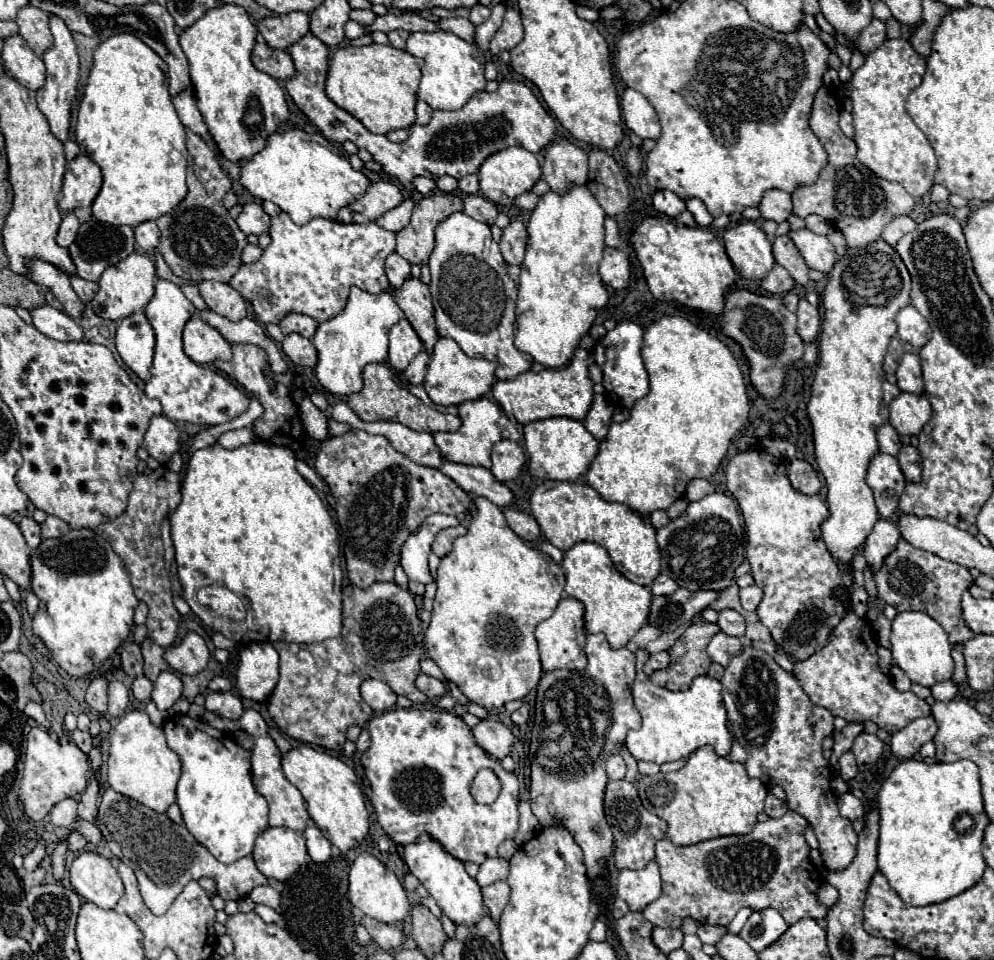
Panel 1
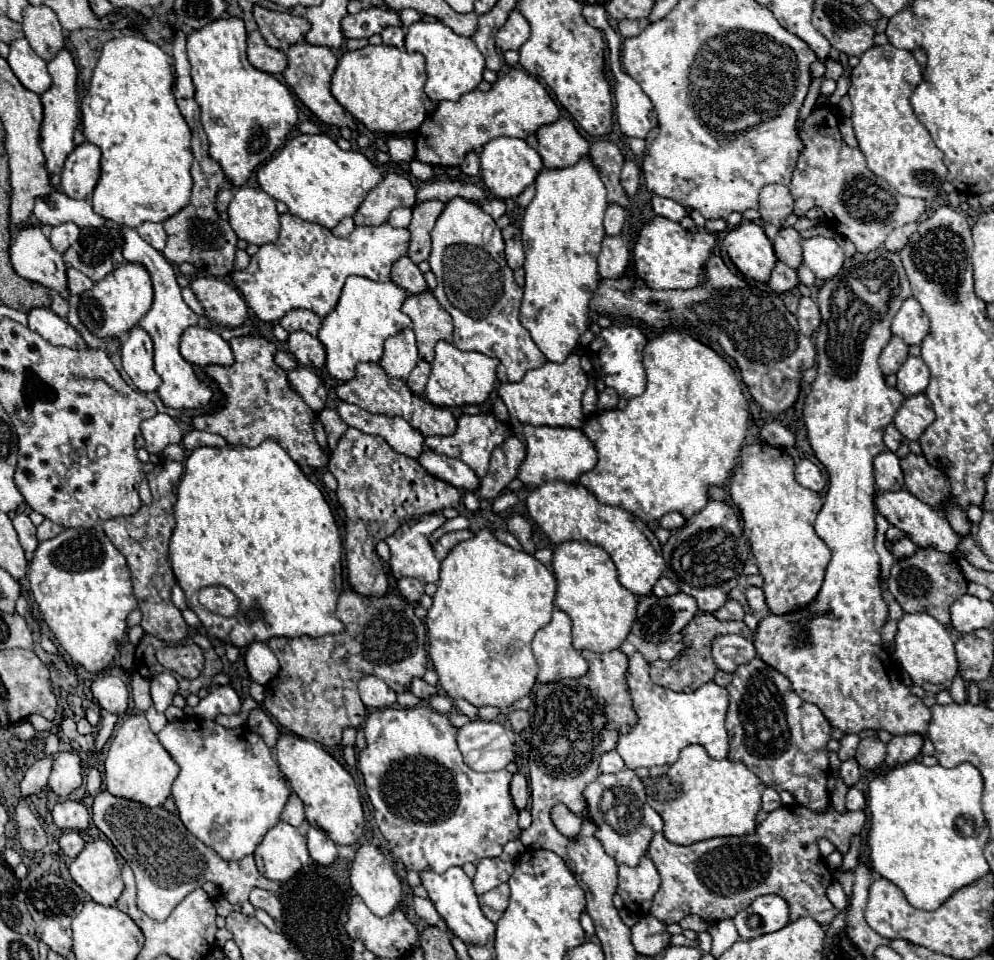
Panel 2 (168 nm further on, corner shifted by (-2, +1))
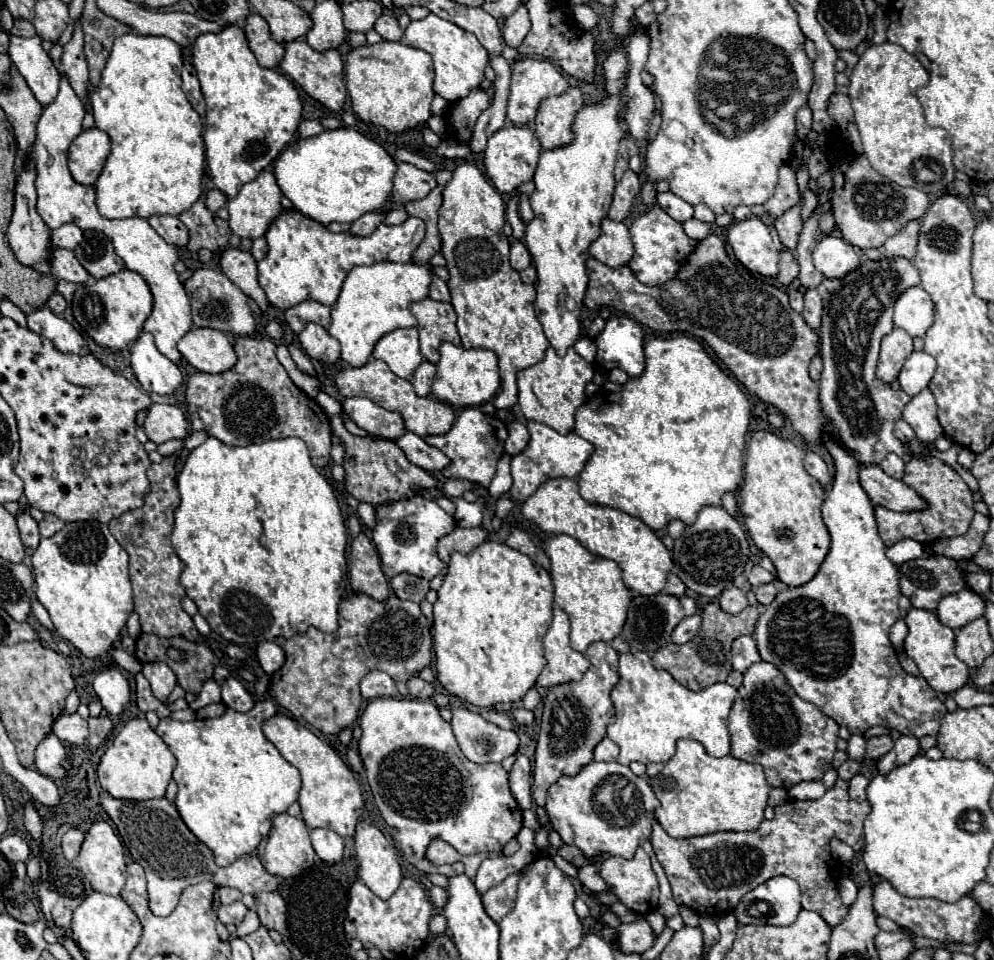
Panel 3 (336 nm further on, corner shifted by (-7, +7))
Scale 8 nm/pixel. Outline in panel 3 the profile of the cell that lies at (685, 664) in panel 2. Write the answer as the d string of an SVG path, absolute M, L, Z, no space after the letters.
M709 602L701 610L701 628L695 634L695 638L683 646L669 644L665 648L659 648L653 656L653 666L657 670L667 670L679 684L691 688L691 690L703 690L709 684L725 682L731 668L731 642L741 634L753 634L757 618L759 618L759 606L747 606L741 614L727 614L719 608L717 602Z

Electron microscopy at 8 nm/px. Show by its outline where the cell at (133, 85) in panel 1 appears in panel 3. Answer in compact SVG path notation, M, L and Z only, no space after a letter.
M135 32L123 34L119 38L115 38L113 42L113 50L109 54L109 60L103 68L103 76L101 76L101 84L90 95L91 110L95 116L95 126L103 132L109 134L111 138L111 154L107 156L105 168L99 176L99 180L95 182L95 192L97 192L97 208L99 214L105 218L131 218L131 216L139 216L139 218L149 218L155 214L169 214L169 216L179 216L181 212L189 210L193 206L193 202L201 196L201 178L203 178L203 164L205 164L205 146L203 146L203 138L201 138L201 118L199 114L191 108L187 96L183 94L183 90L179 88L181 84L181 74L177 74L183 68L183 60L181 60L181 46L175 44L169 38L163 36L141 36Z

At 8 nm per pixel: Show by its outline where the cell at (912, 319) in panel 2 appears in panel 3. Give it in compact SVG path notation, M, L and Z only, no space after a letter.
M921 286L905 290L895 302L893 322L897 328L903 328L909 336L925 336L927 328L933 324L935 306L929 294Z

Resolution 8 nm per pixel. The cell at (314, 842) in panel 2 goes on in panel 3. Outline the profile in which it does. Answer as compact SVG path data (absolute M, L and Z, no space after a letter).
M315 828L309 832L317 856L325 862L339 862L343 858L343 838L333 830Z

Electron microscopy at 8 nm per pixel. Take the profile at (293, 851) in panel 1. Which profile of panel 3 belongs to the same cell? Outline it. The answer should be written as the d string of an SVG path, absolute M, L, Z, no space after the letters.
M277 814L273 818L271 832L257 847L257 856L261 860L265 870L273 876L289 878L301 874L305 868L309 868L315 860L315 850L309 840L309 828L305 826L303 818L295 818L289 814Z

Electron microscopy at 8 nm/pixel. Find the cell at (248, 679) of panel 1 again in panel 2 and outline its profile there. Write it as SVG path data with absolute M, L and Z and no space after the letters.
M254 642L248 646L246 650L246 668L252 676L254 682L258 684L268 684L276 674L278 674L278 658L274 656L274 652L268 648L266 642Z

